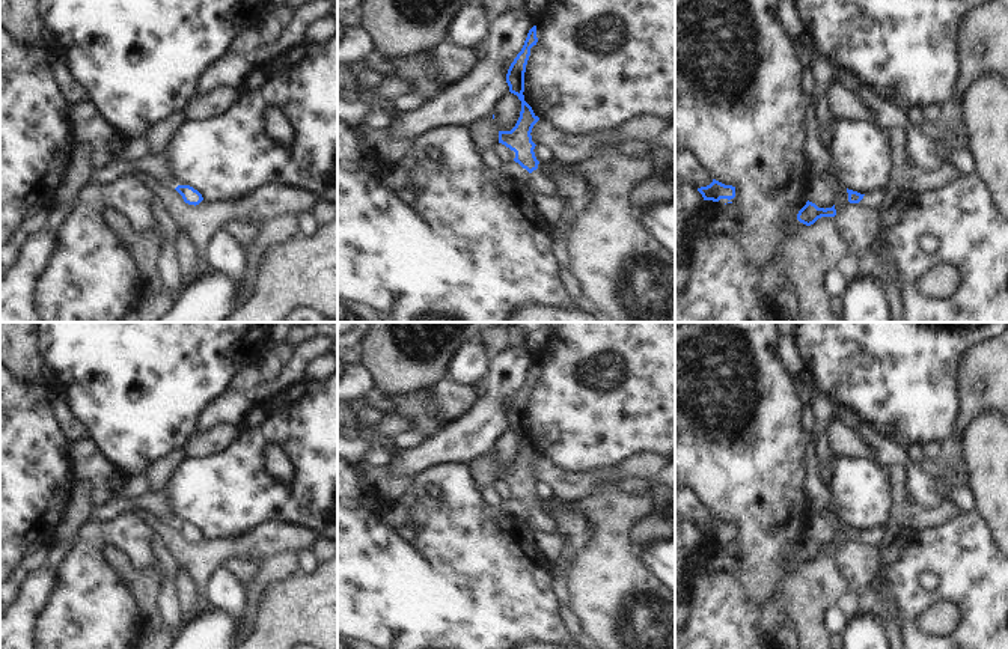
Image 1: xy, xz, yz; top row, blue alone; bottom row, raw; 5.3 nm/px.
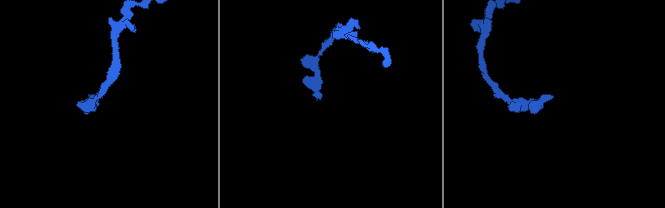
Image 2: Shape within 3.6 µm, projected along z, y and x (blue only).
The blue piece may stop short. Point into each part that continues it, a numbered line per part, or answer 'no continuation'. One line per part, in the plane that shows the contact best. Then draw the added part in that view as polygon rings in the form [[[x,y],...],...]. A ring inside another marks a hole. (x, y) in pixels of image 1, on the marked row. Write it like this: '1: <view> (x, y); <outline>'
1: yz (874, 199); [[[871,191],[869,194],[865,194],[859,203],[880,211],[883,205],[883,193]]]

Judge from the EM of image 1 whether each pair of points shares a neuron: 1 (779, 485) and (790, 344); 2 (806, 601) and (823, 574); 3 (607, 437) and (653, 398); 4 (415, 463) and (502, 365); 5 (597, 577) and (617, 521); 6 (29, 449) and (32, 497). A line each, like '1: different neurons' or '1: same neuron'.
1: different neurons
2: same neuron
3: same neuron
4: same neuron
5: same neuron
6: same neuron

